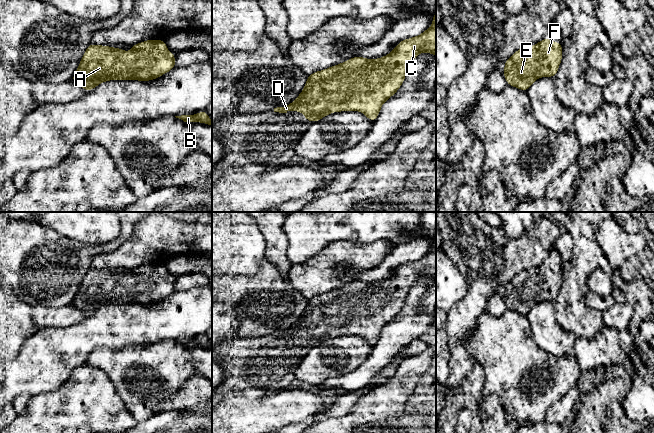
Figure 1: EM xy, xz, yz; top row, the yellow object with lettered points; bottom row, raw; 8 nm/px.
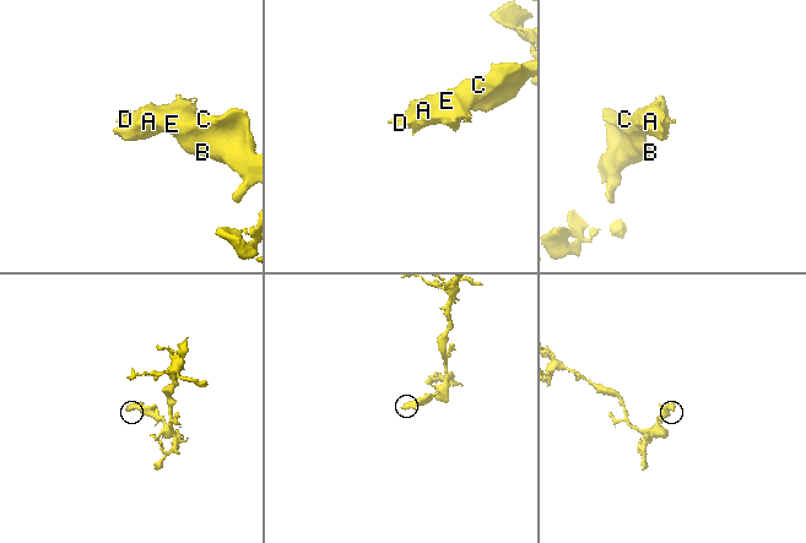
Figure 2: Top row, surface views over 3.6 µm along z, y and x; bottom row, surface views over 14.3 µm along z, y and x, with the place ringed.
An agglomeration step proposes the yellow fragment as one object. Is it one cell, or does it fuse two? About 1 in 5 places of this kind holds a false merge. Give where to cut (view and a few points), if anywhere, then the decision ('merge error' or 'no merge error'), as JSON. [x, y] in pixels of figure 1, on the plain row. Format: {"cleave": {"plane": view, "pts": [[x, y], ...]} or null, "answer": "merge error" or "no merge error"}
{"cleave": null, "answer": "no merge error"}

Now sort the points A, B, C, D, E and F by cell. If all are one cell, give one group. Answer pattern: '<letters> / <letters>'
A B C D E F

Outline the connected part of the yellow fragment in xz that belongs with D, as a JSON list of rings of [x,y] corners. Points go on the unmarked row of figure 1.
[[[436,236],[433,249],[421,259],[400,265],[388,279],[378,283],[353,281],[341,288],[316,295],[307,300],[307,306],[300,319],[289,329],[274,332],[274,336],[287,337],[290,334],[304,337],[305,344],[312,347],[332,336],[361,335],[374,346],[382,328],[393,320],[402,309],[410,288],[421,277],[432,277],[436,281]]]

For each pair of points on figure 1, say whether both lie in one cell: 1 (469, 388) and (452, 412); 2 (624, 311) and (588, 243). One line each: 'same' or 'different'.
1: same
2: different

